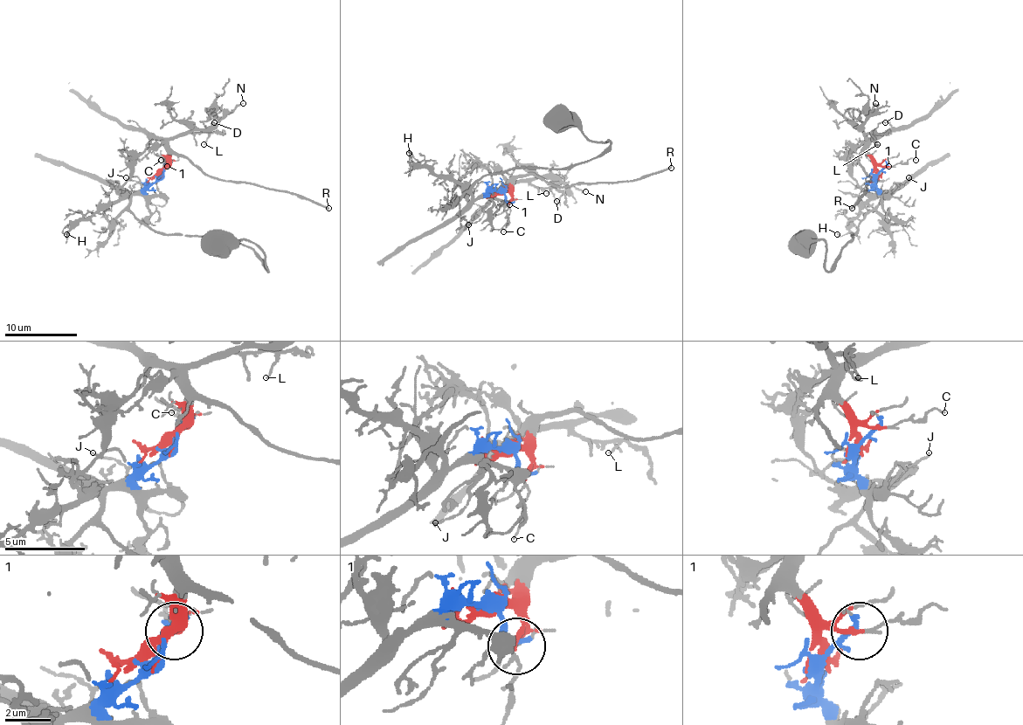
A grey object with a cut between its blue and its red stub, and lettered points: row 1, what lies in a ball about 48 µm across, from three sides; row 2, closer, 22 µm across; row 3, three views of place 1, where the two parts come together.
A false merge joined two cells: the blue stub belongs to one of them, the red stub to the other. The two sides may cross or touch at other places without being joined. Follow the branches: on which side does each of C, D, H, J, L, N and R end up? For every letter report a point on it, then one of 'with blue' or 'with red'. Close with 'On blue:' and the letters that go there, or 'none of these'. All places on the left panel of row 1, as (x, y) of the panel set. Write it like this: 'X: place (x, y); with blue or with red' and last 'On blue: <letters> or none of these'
C: place (161, 160); with red
D: place (214, 122); with red
H: place (66, 234); with blue
J: place (126, 177); with blue
L: place (203, 144); with red
N: place (243, 103); with red
R: place (328, 208); with red
On blue: H, J

